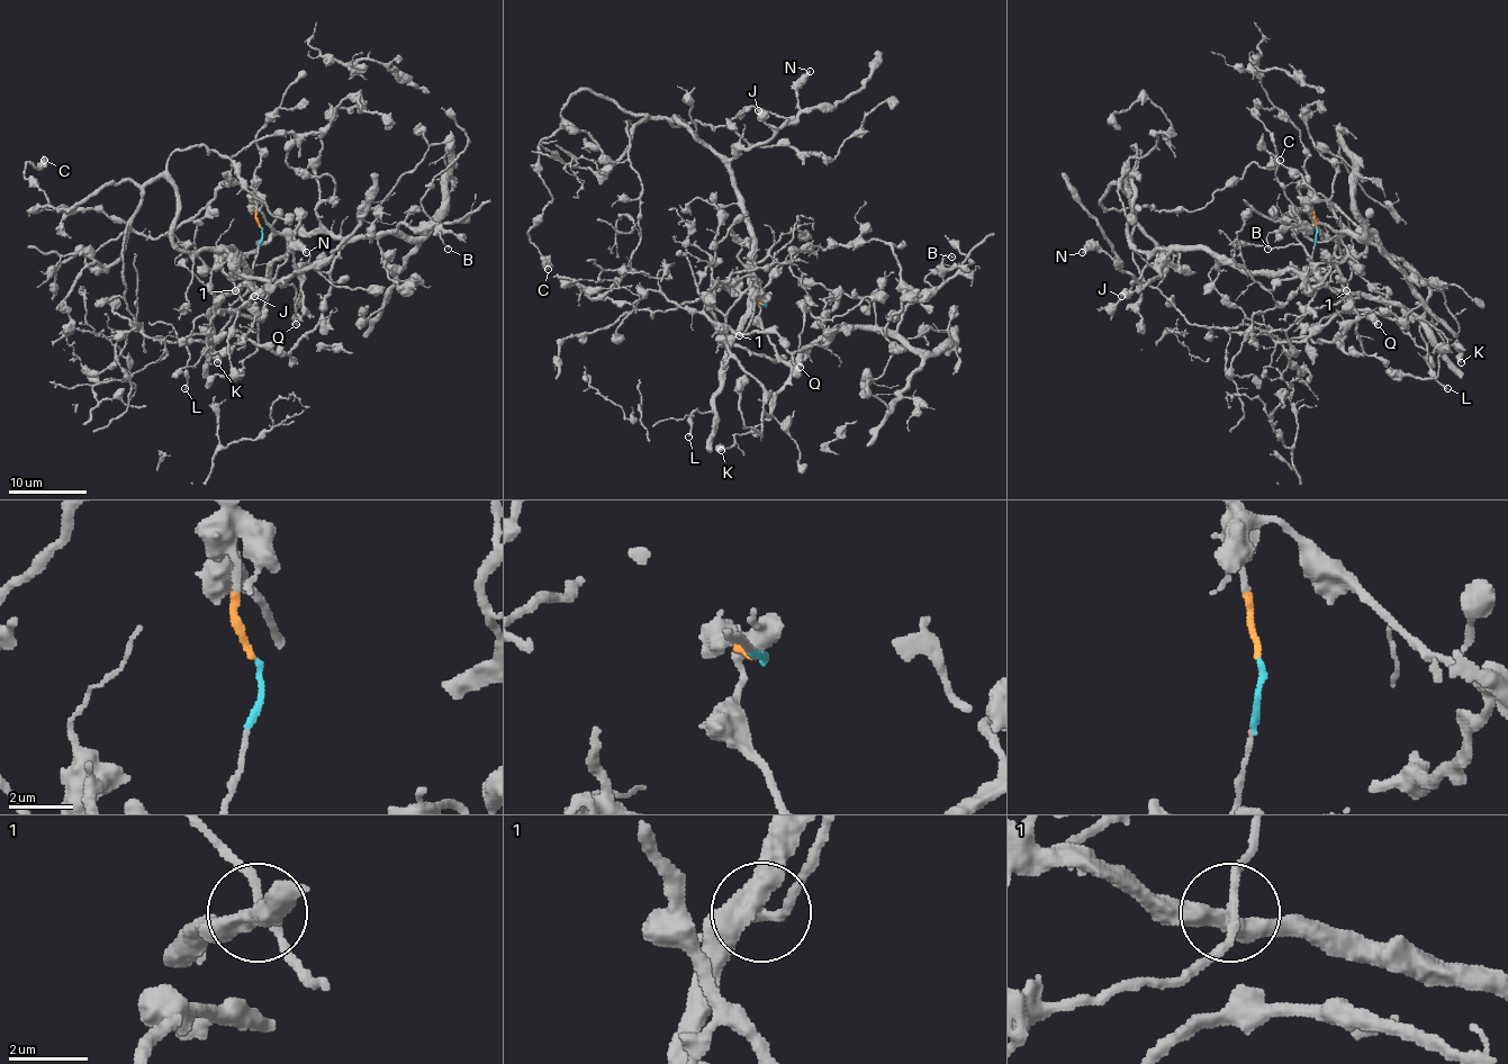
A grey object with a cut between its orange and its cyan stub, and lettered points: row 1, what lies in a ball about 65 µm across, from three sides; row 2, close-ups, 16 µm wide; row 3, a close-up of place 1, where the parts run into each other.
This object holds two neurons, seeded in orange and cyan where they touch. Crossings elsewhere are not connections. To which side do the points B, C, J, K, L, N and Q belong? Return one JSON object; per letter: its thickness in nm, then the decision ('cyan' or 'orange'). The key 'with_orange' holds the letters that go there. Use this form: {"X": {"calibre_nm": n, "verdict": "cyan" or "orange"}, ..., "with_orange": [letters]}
{"B": {"calibre_nm": 110, "verdict": "orange"}, "C": {"calibre_nm": 650, "verdict": "cyan"}, "J": {"calibre_nm": 600, "verdict": "cyan"}, "K": {"calibre_nm": 550, "verdict": "orange"}, "L": {"calibre_nm": 220, "verdict": "cyan"}, "N": {"calibre_nm": 400, "verdict": "cyan"}, "Q": {"calibre_nm": 480, "verdict": "orange"}, "with_orange": ["B", "K", "Q"]}

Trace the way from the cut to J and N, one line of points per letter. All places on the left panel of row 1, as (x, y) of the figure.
J: (261, 227), (261, 243), (250, 272), (229, 249), (226, 251), (247, 277), (261, 277), (269, 285), (253, 296)
N: (261, 227), (250, 272), (226, 251), (247, 277), (273, 285), (295, 269), (295, 249), (307, 253)

